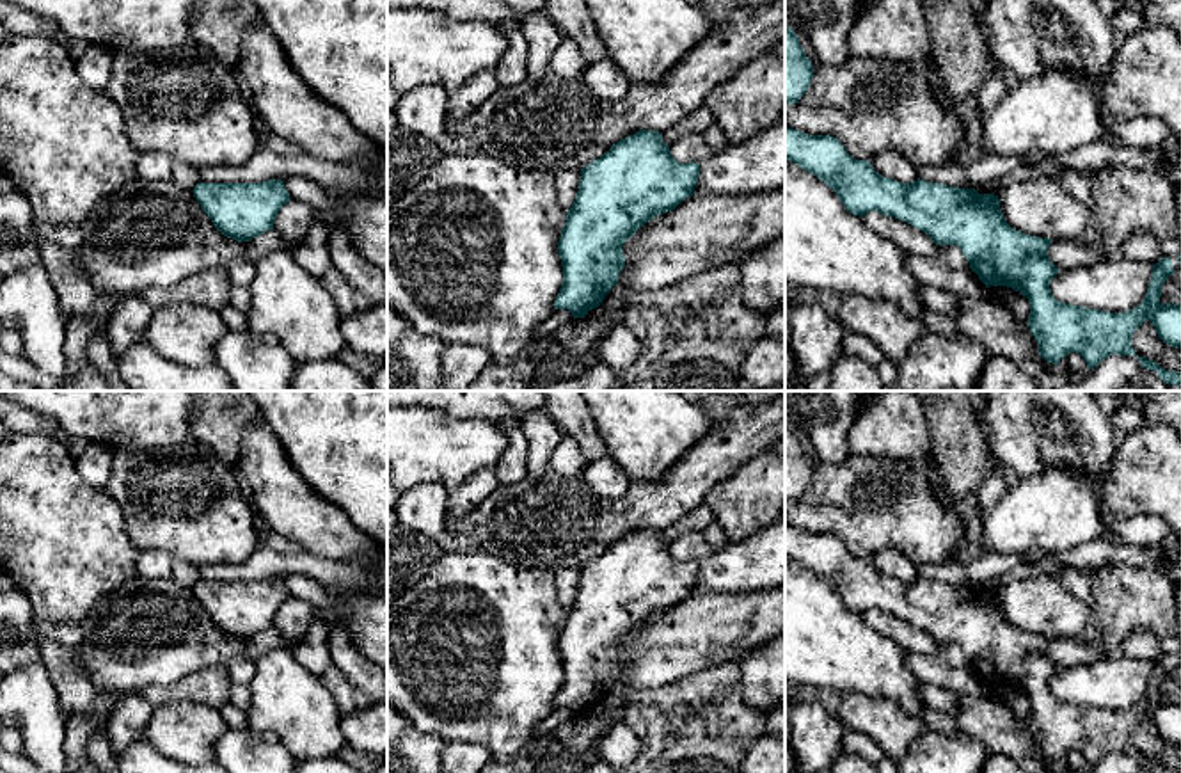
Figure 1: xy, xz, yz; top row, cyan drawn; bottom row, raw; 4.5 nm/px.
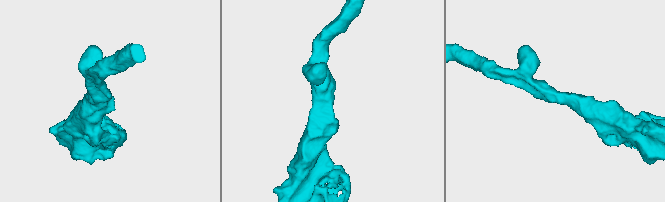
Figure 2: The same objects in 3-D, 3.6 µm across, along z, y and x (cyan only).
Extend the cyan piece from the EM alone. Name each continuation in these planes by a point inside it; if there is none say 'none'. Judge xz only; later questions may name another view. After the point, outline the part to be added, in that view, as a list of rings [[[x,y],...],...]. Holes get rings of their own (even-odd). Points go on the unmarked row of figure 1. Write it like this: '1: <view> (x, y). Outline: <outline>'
none

